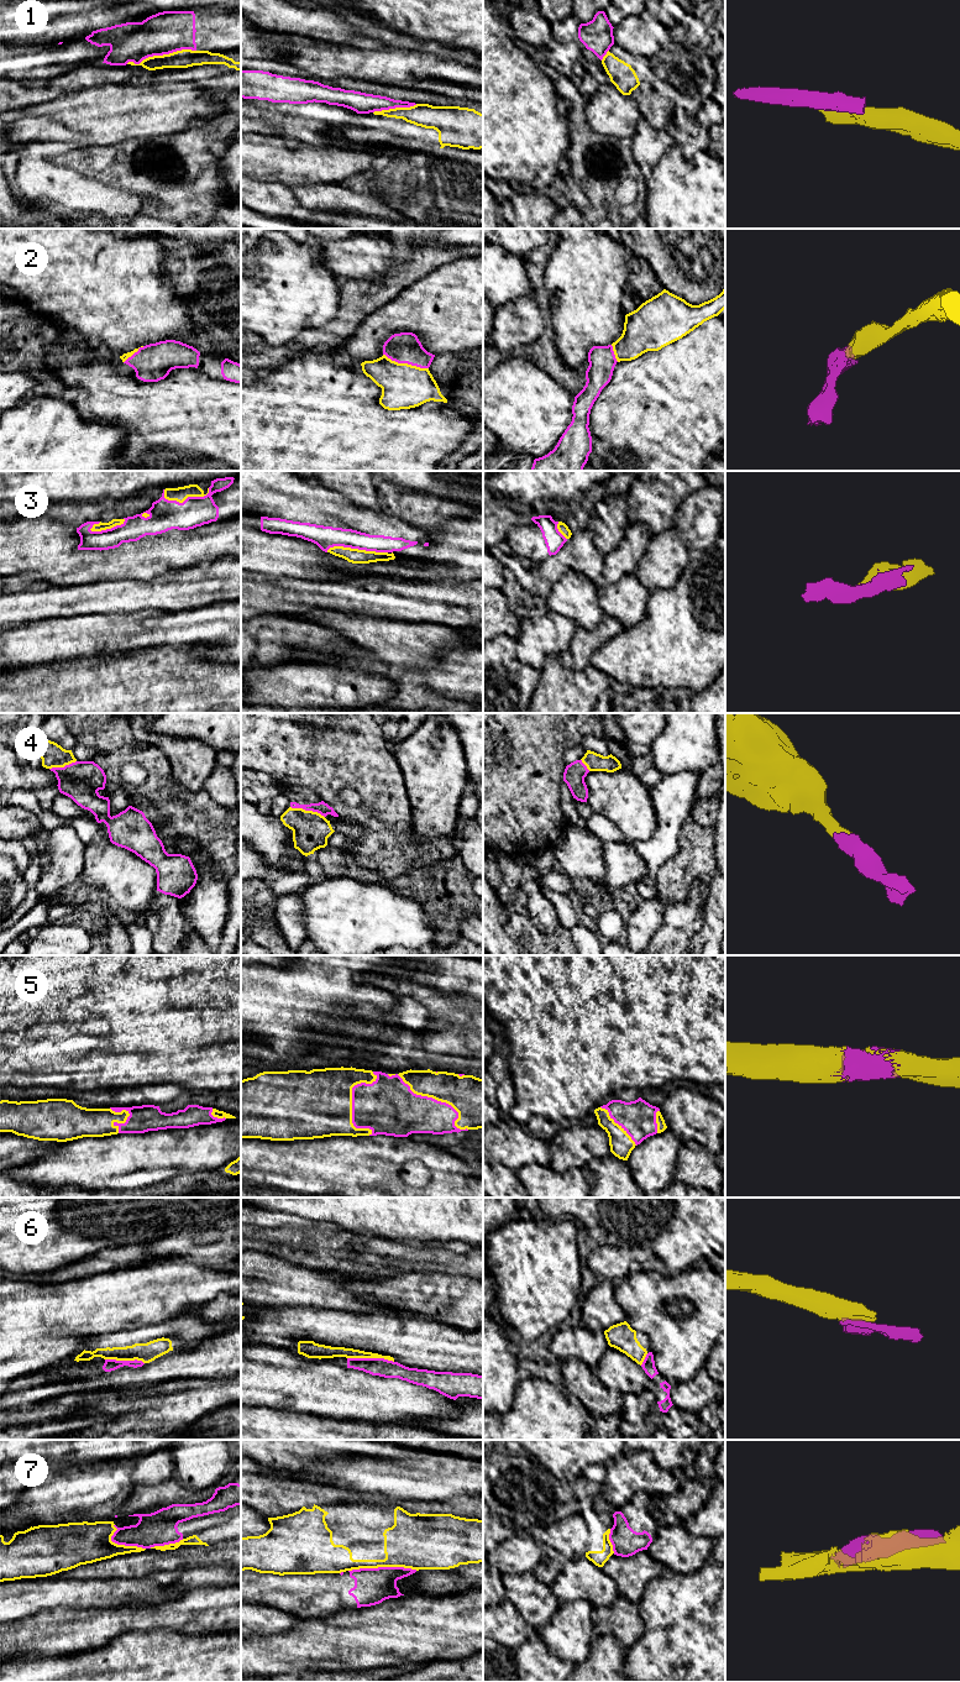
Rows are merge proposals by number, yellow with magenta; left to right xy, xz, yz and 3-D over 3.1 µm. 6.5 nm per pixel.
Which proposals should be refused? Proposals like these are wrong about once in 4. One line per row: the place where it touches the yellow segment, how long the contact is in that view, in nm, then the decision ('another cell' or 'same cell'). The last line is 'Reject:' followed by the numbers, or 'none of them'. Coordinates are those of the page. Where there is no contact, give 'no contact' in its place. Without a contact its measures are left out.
1: xy (161, 56) | 460 nm | another cell
2: xz (405, 363) | 320 nm | same cell
3: xz (357, 549) | 400 nm | same cell
4: xz (308, 811) | 240 nm | same cell
5: xz (434, 1098) | 650 nm | same cell
6: xz (371, 1357) | 300 nm | another cell
7: xz (382, 1566) | 440 nm | another cell
Reject: 1, 6, 7

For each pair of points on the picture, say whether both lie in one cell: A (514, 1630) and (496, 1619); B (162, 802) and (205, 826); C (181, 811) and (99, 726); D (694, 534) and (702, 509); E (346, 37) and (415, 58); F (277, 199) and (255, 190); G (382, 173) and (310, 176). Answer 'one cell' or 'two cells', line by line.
A: one cell
B: one cell
C: one cell
D: one cell
E: two cells
F: one cell
G: two cells

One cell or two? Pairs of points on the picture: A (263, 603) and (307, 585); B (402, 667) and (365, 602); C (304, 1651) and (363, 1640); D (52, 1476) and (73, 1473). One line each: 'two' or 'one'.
A: one
B: two
C: one
D: one

